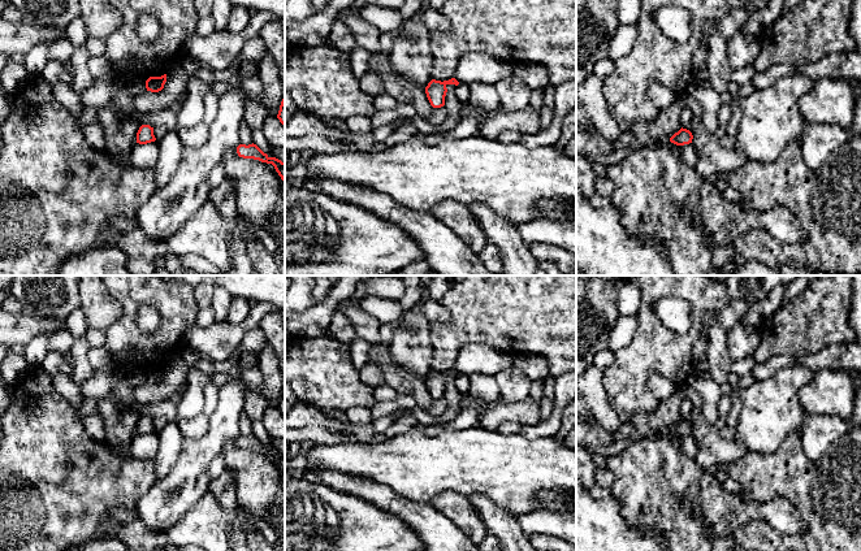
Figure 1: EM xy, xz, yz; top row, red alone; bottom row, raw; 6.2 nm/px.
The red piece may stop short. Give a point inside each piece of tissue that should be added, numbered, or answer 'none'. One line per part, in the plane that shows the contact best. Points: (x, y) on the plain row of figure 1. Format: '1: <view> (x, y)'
none

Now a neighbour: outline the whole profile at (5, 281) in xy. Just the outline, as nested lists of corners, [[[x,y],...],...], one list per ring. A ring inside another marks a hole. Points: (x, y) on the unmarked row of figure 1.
[[[0,276],[0,308],[3,301],[10,295],[10,283],[14,276]]]

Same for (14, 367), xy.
[[[9,351],[0,364],[0,374],[9,386],[22,382],[30,370],[25,355]]]

